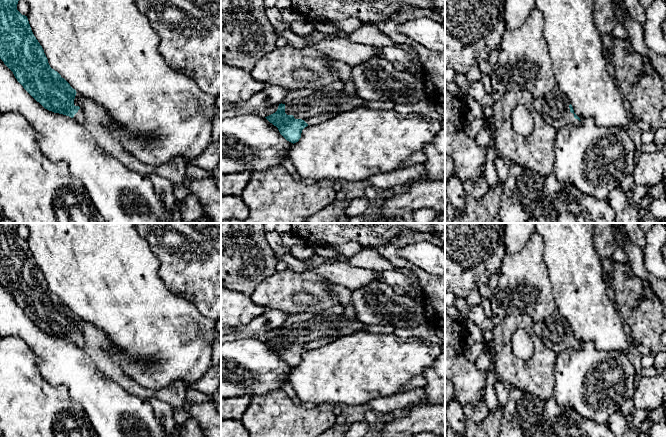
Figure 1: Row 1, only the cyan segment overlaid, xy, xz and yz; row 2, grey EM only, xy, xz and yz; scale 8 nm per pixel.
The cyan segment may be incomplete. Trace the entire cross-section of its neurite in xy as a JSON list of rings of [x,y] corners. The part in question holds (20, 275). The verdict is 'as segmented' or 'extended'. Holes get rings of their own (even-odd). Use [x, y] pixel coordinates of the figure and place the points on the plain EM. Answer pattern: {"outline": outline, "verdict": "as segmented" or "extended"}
{"outline": [[[0,223],[0,283],[13,296],[23,312],[45,333],[73,342],[92,359],[102,373],[132,395],[147,400],[157,397],[173,409],[182,408],[187,411],[188,417],[197,420],[205,437],[221,437],[221,414],[217,411],[217,404],[213,399],[201,404],[190,401],[187,394],[188,386],[180,381],[160,390],[150,390],[139,385],[122,371],[106,353],[106,348],[110,343],[104,333],[82,321],[57,295],[50,291],[42,270],[31,254],[27,240],[17,234],[18,225],[19,223]]], "verdict": "extended"}

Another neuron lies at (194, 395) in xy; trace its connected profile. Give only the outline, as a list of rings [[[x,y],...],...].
[[[188,387],[187,389],[187,394],[190,401],[197,402],[198,404],[201,404],[213,399],[212,395],[202,393],[198,390],[191,389],[190,387]]]

